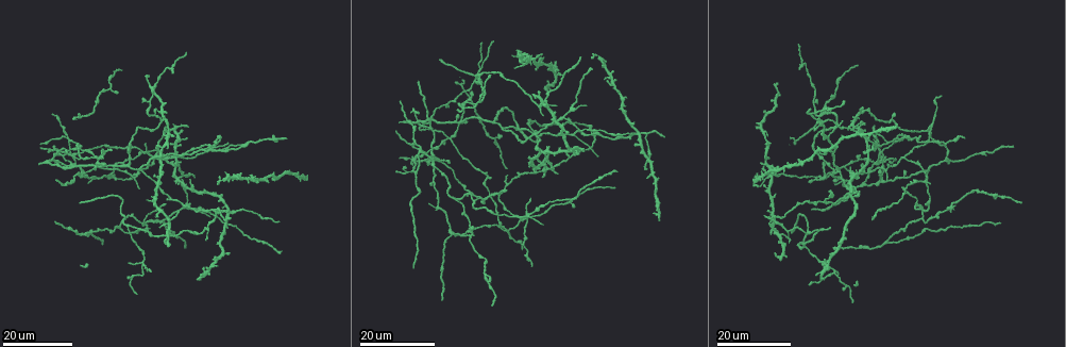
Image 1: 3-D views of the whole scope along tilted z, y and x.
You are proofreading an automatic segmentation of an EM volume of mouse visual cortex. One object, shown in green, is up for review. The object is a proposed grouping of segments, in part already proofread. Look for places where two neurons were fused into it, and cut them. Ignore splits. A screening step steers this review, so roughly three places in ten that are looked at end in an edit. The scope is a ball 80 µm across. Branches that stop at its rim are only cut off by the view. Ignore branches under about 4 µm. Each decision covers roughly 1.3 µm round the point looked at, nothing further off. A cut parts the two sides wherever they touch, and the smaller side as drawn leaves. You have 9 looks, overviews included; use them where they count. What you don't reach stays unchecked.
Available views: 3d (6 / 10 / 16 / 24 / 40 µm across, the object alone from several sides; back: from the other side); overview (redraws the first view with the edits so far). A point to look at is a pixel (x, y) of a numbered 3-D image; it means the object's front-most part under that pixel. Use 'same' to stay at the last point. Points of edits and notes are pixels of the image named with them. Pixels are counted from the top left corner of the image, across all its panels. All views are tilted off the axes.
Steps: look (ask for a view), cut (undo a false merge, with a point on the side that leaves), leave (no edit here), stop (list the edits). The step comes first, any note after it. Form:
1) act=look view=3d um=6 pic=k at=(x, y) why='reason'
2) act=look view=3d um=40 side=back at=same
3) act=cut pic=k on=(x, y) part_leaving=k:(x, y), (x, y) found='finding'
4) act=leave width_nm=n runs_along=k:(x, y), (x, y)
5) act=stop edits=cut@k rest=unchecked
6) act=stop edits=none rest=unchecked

act=look view=3d um=16 pic=1 at=(812, 111) why='branch point'

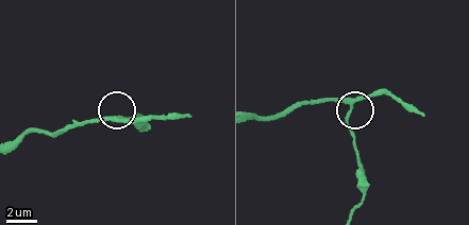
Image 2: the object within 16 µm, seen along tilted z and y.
act=look view=3d um=10 pic=2 at=(114, 119)

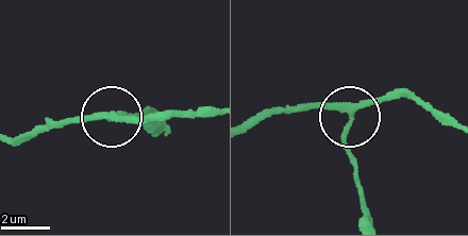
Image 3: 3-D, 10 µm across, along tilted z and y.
act=leave arms=3 runs_along=3:(12, 137), (44, 124), (162, 113) found='one neuron here'

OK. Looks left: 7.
act=look view=3d um=24 pic=1 at=(203, 149) why='arms part here'

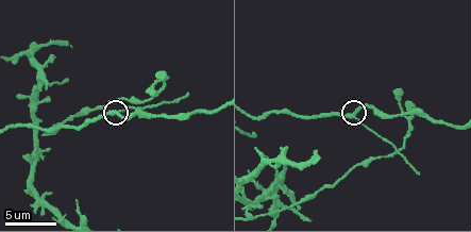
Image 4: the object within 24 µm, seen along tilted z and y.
act=look view=3d um=6 pic=4 at=(116, 110)

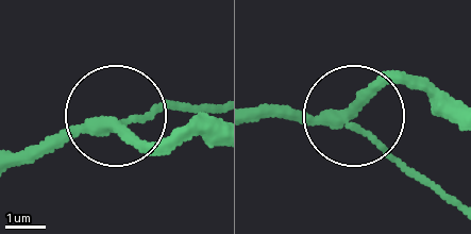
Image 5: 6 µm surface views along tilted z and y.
act=leave width_nm=240 runs_along=5:(257, 111), (353, 113), (387, 85), (424, 78) found='all the same neuron'

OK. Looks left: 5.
act=look view=3d um=6 pic=4 at=(391, 156) why='three arms meet'

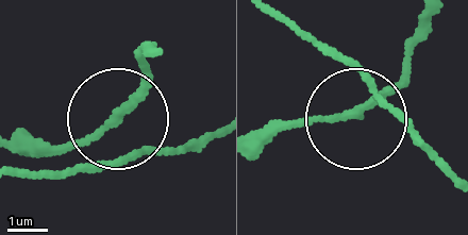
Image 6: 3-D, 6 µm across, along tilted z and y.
act=look view=3d um=6 side=back pic=6 at=(356, 109)

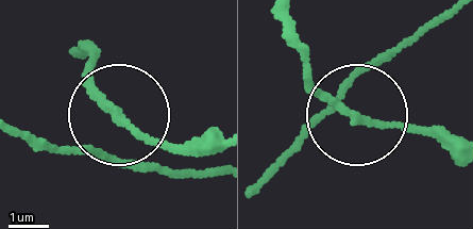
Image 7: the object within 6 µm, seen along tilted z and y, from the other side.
act=leave side_arm_um=9 found='one neuron here'

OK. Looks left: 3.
act=look view=3d um=24 pic=1 at=(508, 231)

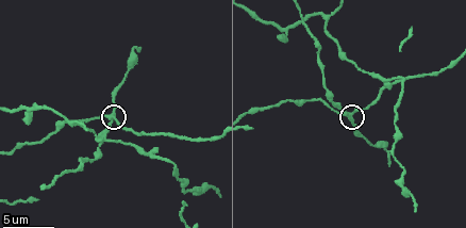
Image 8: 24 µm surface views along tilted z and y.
act=look view=3d um=10 pic=8 at=(109, 115) why='zoom in'

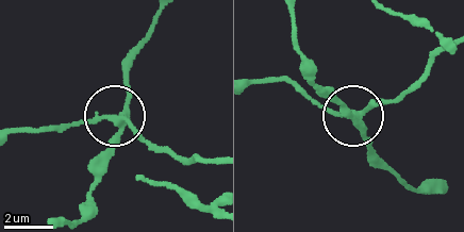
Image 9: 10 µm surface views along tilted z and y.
act=look view=3d um=10 side=back pic=9 at=(355, 112)

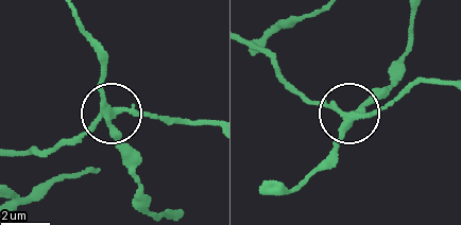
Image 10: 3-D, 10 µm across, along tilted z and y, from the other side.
act=cut pic=10 on=(121, 144) width_nm=260 part_leaving=10:(105, 117), (136, 198), (157, 214), (168, 209) found='a second neuron is stuck on'

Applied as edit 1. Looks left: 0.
act=stop edits=cut@10 rest=unchecked

